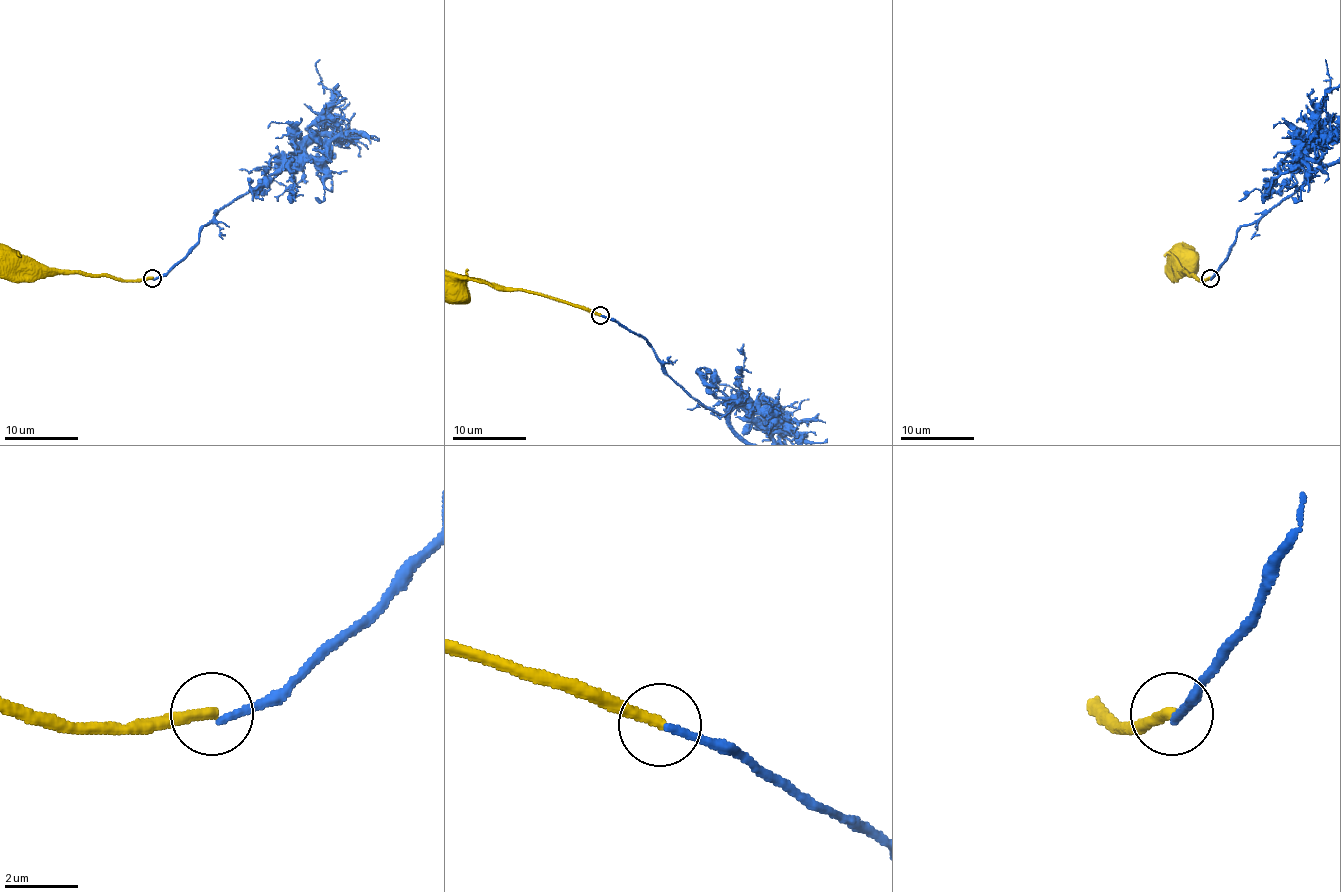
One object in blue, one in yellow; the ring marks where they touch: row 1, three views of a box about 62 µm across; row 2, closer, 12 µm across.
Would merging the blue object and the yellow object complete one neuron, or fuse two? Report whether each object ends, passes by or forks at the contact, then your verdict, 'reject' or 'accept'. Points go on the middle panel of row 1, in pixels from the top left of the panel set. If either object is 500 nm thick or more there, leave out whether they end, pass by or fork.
blue ends there; yellow ends there; reject

